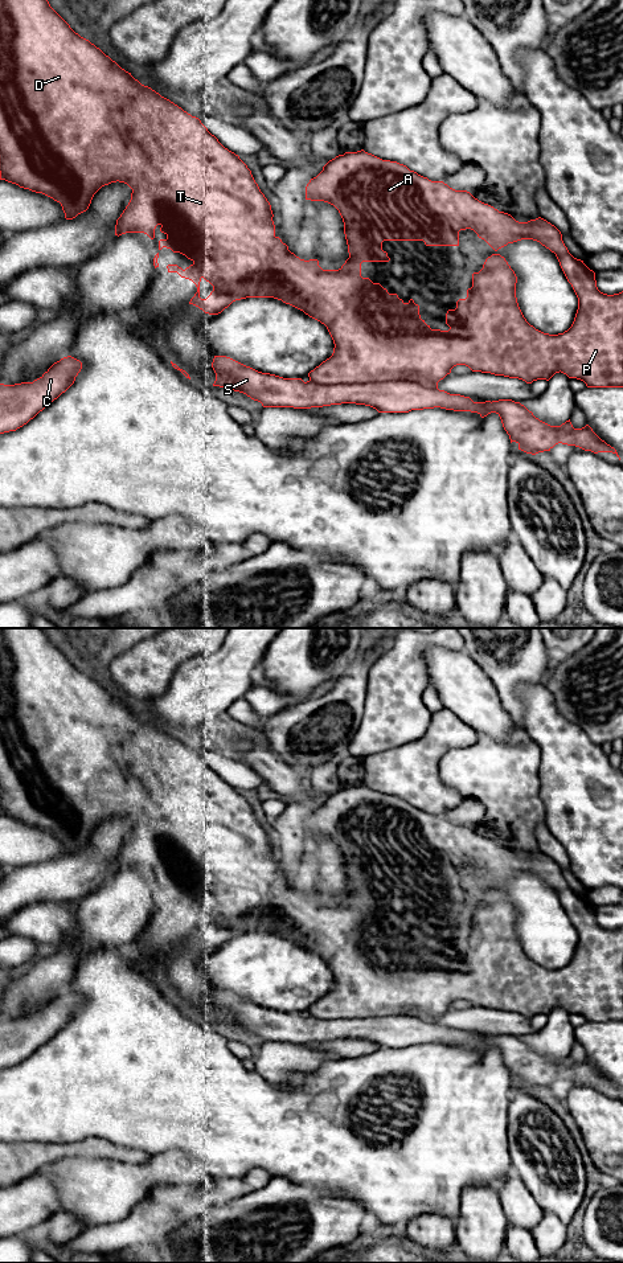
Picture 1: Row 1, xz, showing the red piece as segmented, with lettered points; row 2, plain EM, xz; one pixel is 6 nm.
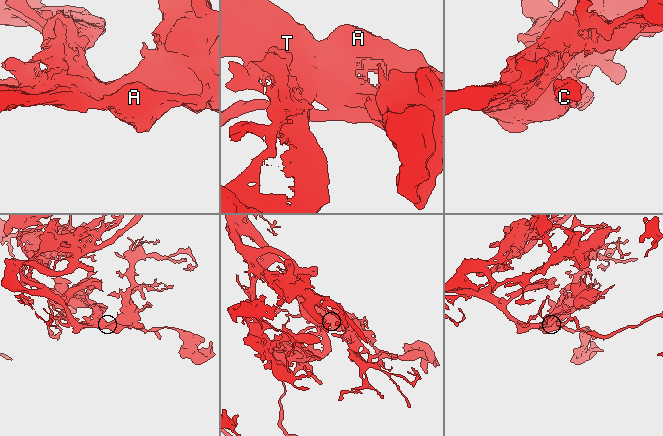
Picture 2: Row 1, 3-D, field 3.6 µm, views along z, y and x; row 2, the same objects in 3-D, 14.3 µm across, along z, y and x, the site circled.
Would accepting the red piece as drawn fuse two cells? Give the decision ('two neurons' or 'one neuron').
two neurons

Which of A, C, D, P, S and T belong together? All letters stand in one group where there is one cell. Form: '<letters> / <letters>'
A D P T / C S

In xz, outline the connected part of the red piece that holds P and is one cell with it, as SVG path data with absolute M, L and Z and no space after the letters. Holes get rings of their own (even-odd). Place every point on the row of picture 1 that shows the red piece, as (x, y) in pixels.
M0 0L0 180L16 184L20 188L29 189L36 193L42 193L54 201L60 202L66 220L73 220L78 214L86 212L91 204L94 194L104 185L111 183L124 183L131 189L131 200L120 217L116 220L115 235L126 233L144 233L151 239L155 238L155 229L160 225L160 231L167 235L165 239L159 241L159 250L163 247L171 249L173 253L180 253L190 259L193 263L183 270L177 265L168 265L168 272L177 272L181 278L192 280L197 292L190 299L193 304L209 315L218 315L228 308L233 302L246 298L274 298L303 311L310 317L324 324L333 340L335 348L329 358L323 361L319 366L308 373L311 381L324 385L336 384L376 384L384 381L411 381L427 387L438 389L438 382L451 373L456 365L466 365L472 372L491 373L495 376L504 376L509 378L519 378L526 384L537 380L549 381L556 373L563 373L569 378L577 378L586 384L587 387L623 387L623 291L614 295L603 294L597 287L595 272L590 270L583 261L574 258L562 241L561 231L538 217L528 222L519 222L511 214L499 212L493 206L484 204L475 198L467 190L455 190L443 181L431 181L427 177L410 171L406 165L397 161L382 160L364 149L357 152L345 152L329 160L323 171L306 186L306 200L324 201L333 205L344 222L344 234L348 245L349 258L339 270L323 270L317 259L304 261L288 250L288 246L275 235L275 225L272 221L271 205L261 192L255 183L251 171L239 159L238 155L225 148L218 139L212 135L208 128L196 116L192 116L181 107L161 97L159 93L148 86L142 85L131 73L122 69L115 61L106 56L99 48L89 40L75 33L70 25L50 7L48 0ZM471 229L479 238L484 239L495 251L521 239L533 239L556 254L560 266L571 284L577 298L578 309L571 327L563 333L549 335L536 329L524 317L516 298L517 276L511 268L504 257L495 253L488 257L479 272L472 274L472 287L467 290L467 298L456 302L455 309L448 309L446 313L446 324L448 331L431 329L430 325L421 319L419 306L410 299L405 303L397 294L389 294L380 283L373 283L369 278L361 276L362 262L389 262L388 253L382 250L384 241L423 241L426 246L459 246L459 231ZM205 279L213 286L213 291L206 299L200 298L200 282Z

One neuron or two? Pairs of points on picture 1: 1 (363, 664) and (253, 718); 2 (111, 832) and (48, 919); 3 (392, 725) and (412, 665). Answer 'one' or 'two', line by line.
1: one
2: two
3: one

